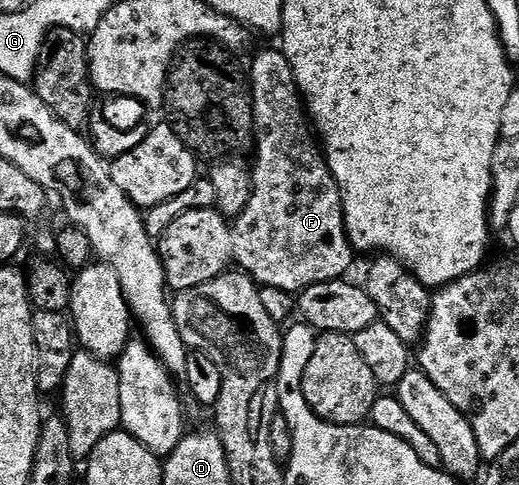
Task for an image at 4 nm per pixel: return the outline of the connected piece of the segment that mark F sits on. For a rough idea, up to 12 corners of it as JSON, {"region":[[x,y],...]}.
{"region":[[261,50],[250,206],[158,238],[168,290],[350,274],[343,196],[289,59]]}

